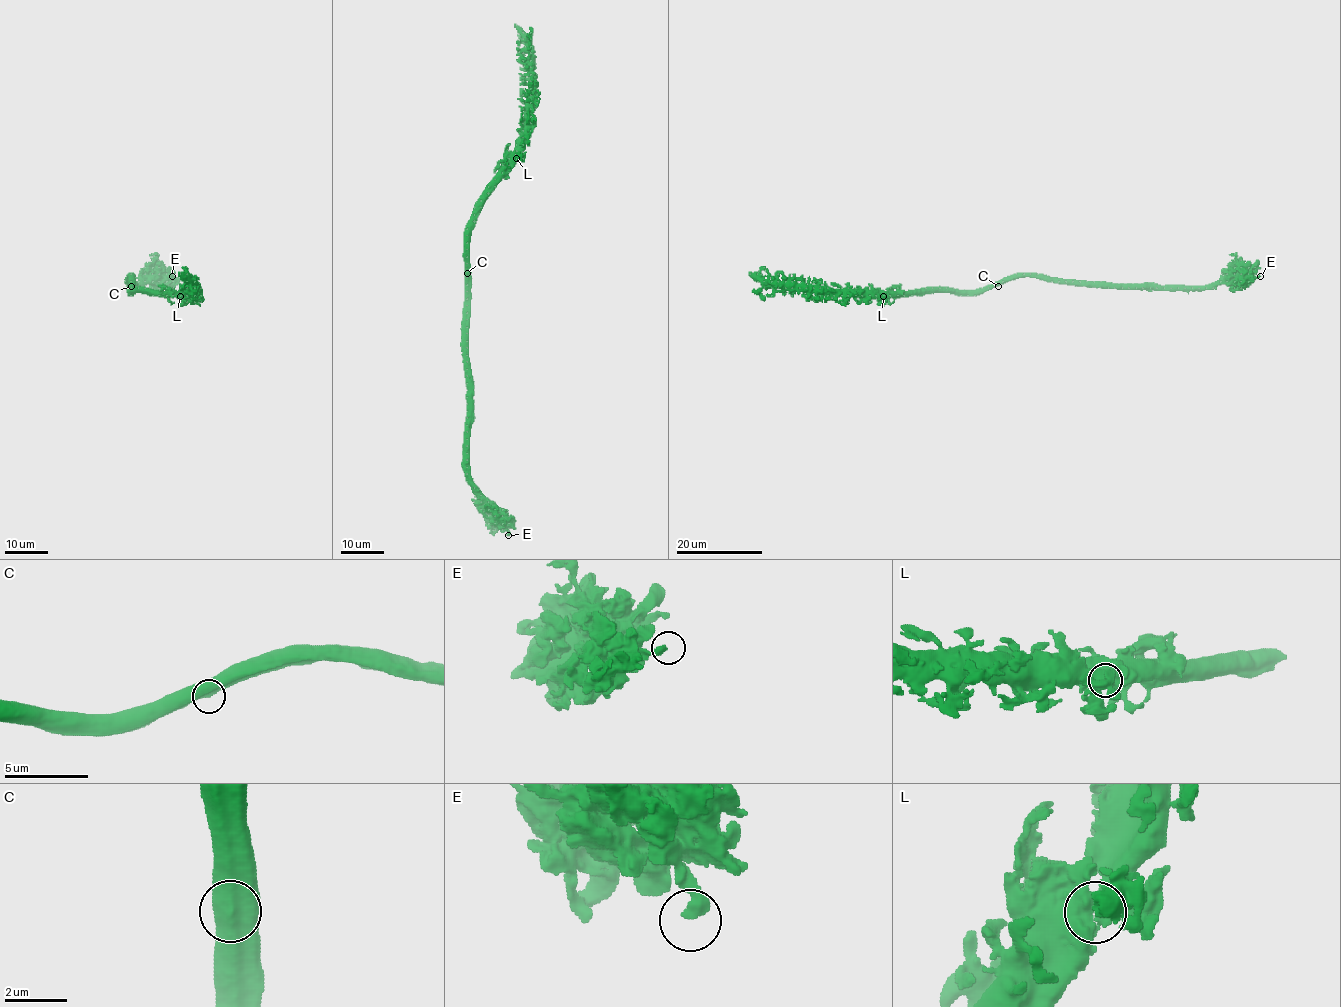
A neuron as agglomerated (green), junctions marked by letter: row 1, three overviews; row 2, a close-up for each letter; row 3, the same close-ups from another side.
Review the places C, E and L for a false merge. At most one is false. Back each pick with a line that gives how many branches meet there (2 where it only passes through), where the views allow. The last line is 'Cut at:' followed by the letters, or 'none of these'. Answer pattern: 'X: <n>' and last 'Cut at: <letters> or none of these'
Cut at: none of these

